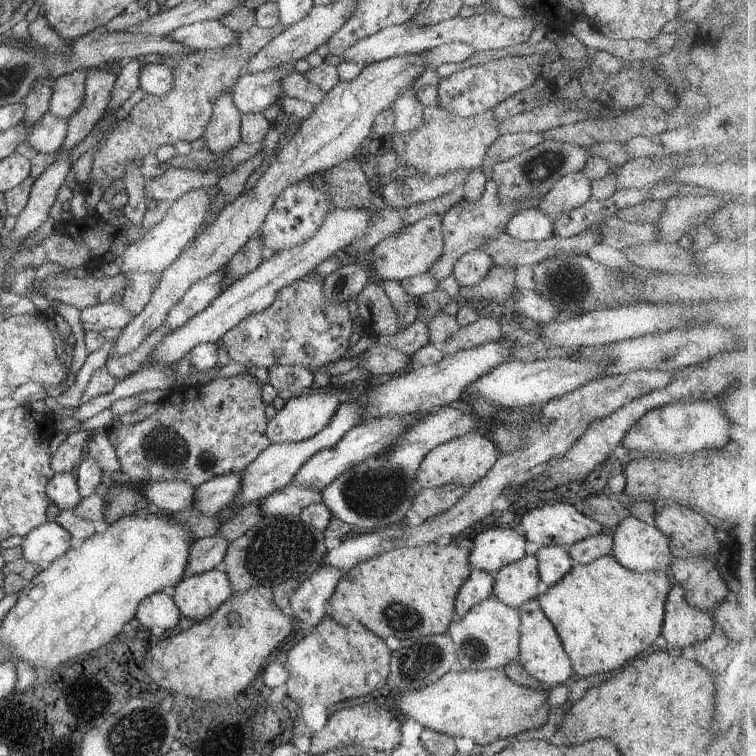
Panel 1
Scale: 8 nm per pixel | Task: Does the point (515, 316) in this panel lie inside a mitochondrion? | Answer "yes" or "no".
no

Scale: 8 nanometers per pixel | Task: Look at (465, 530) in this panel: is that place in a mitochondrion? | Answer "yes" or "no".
no

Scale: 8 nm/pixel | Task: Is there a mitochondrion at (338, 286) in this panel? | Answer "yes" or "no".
yes

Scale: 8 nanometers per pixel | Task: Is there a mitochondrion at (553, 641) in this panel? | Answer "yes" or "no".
no

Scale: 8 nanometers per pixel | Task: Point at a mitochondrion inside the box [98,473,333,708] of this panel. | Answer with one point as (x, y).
(274, 550)

